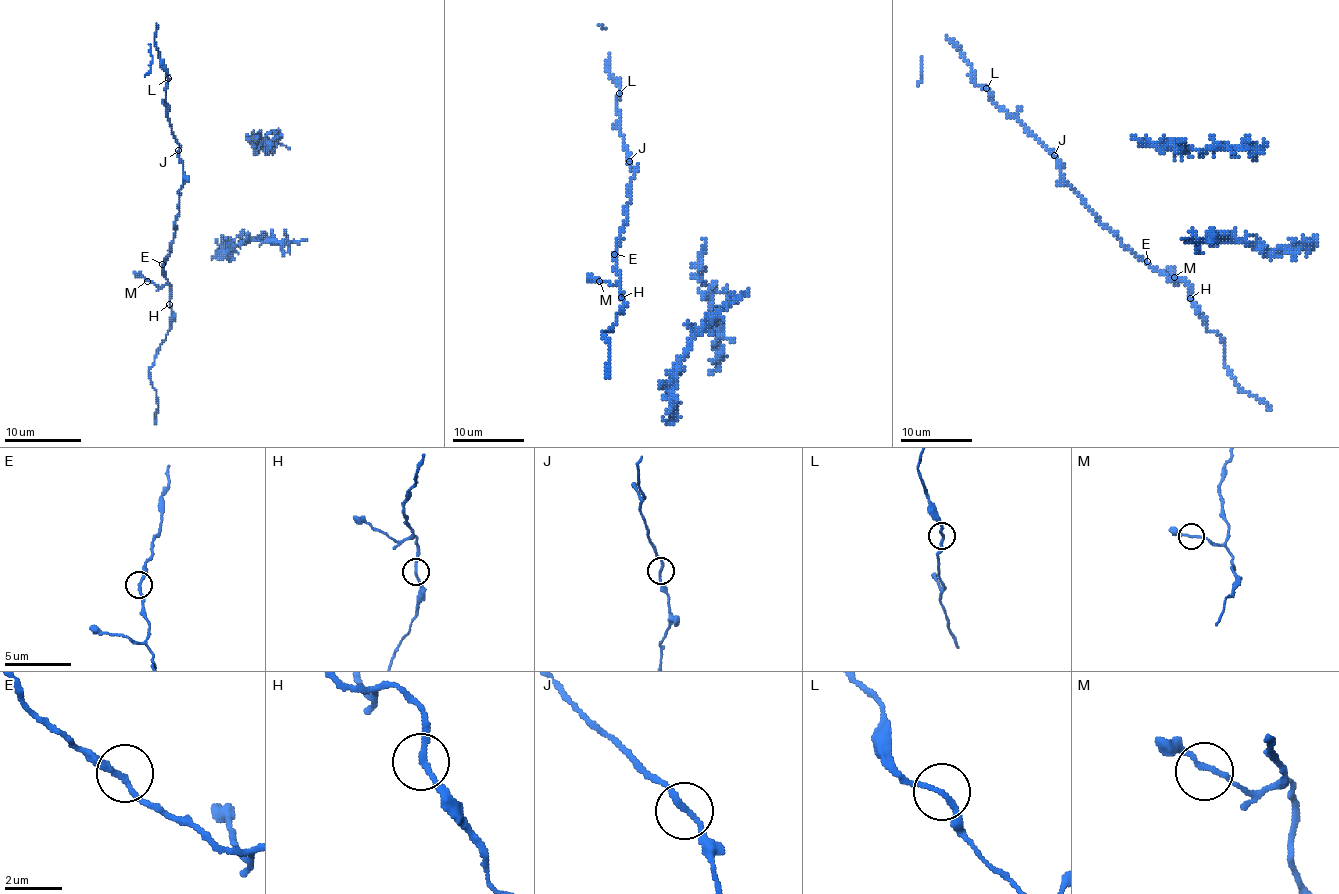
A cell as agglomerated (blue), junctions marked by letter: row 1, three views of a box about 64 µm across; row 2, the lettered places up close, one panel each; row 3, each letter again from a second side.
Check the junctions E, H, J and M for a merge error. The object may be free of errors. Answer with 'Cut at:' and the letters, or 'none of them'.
Cut at: J

